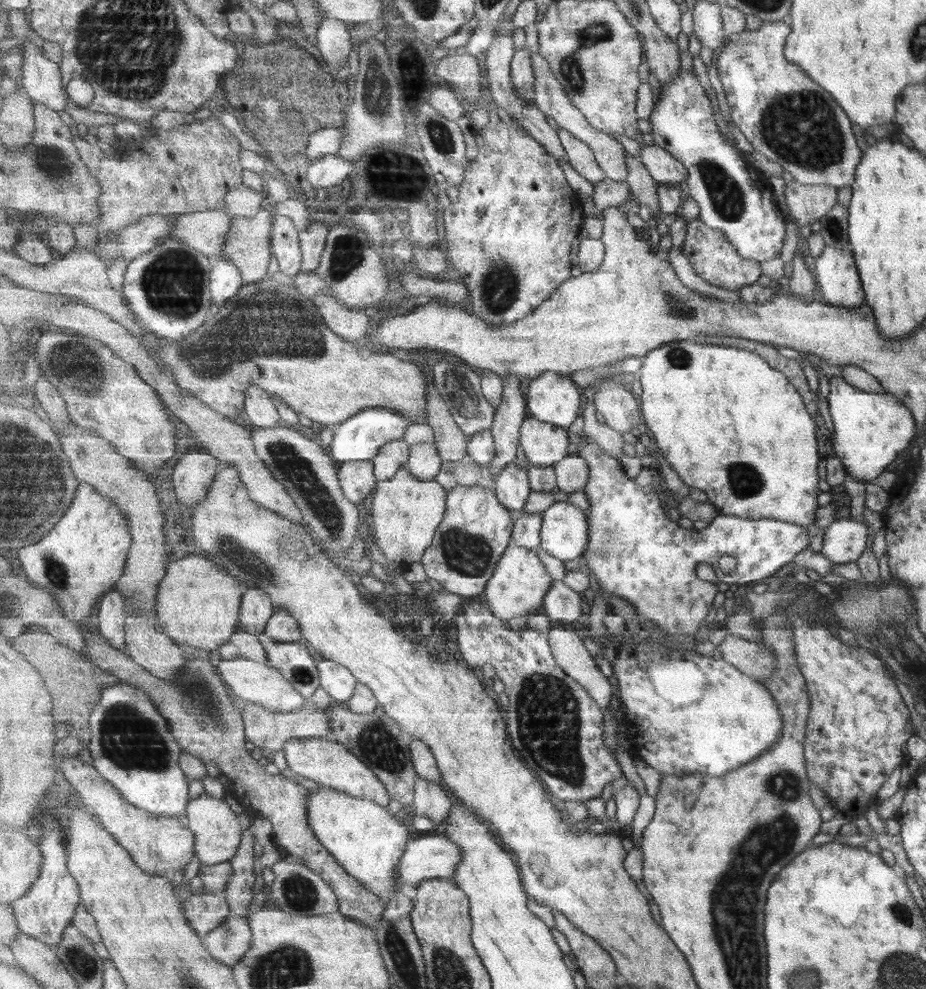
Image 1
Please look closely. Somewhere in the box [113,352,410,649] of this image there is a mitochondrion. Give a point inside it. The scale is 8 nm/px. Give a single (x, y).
(288, 462)

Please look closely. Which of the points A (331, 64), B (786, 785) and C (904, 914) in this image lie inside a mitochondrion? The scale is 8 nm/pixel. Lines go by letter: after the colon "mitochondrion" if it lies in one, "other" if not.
A: other
B: mitochondrion
C: mitochondrion

